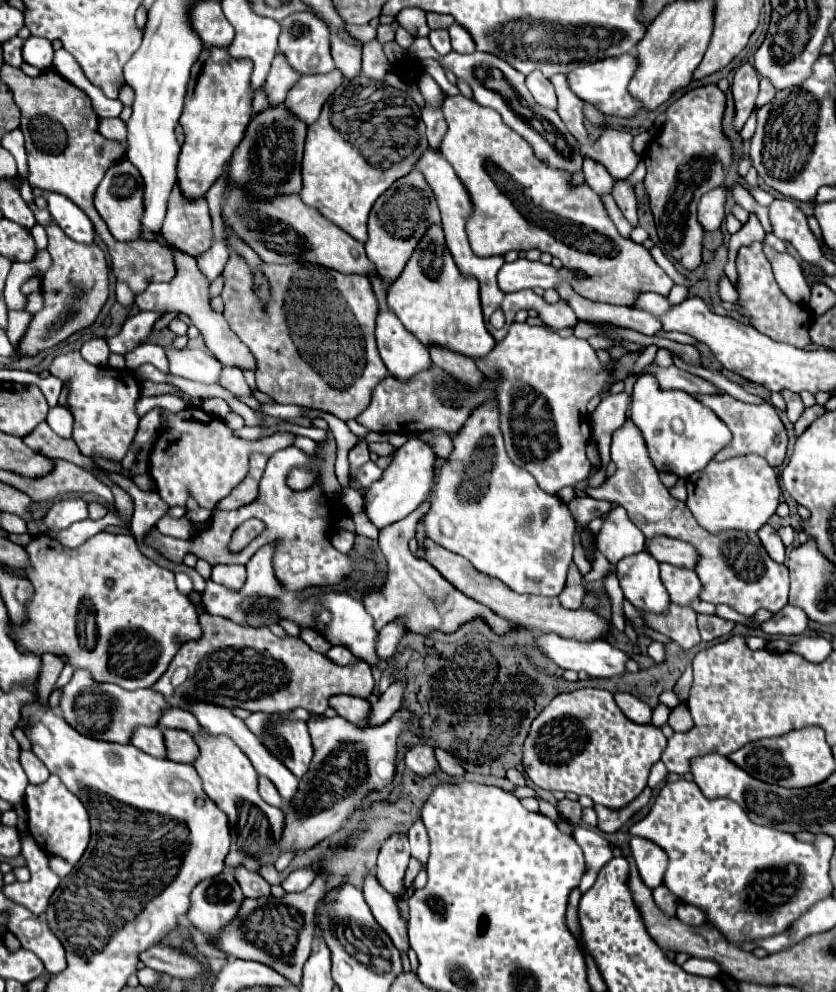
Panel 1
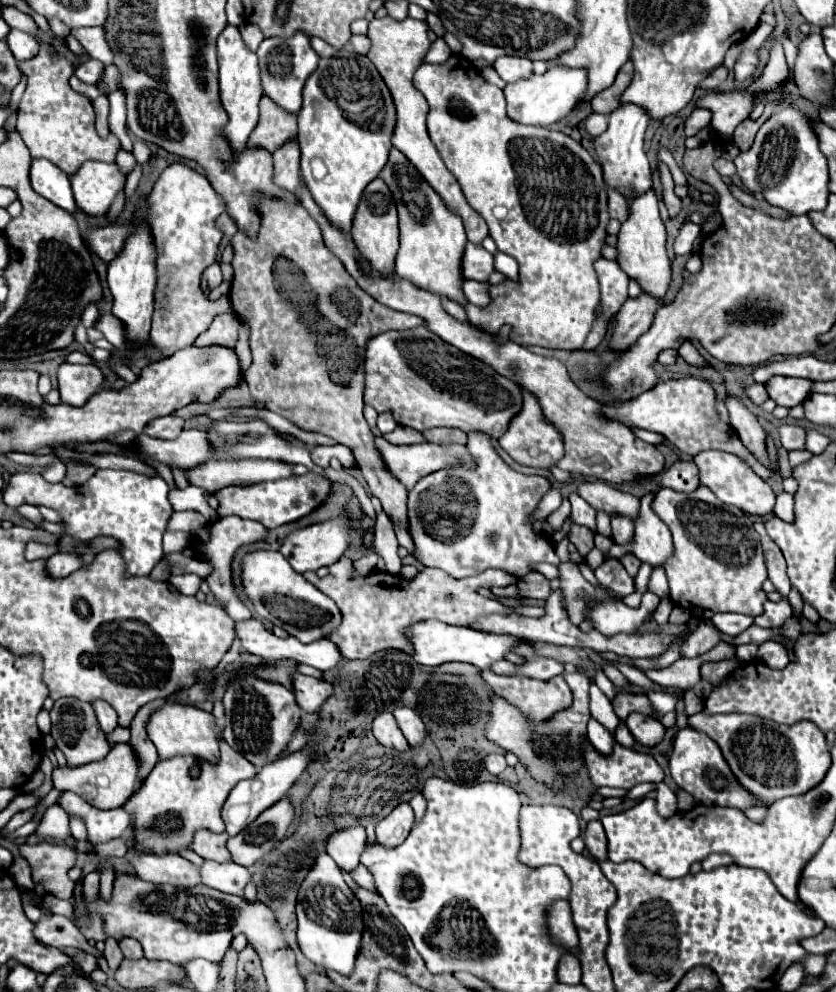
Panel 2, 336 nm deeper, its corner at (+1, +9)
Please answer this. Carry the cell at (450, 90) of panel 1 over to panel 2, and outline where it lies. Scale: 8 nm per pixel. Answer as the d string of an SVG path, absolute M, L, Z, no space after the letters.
M551 67L543 75L533 75L531 79L505 85L507 115L523 125L551 125L567 117L583 99L587 97L587 69L585 67Z

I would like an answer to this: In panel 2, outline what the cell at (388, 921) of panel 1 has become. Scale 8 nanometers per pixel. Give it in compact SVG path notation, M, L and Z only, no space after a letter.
M361 825L351 827L351 829L343 829L339 833L335 833L329 839L327 845L327 853L335 859L335 863L343 869L343 871L353 871L361 861L361 853L367 845L367 833Z

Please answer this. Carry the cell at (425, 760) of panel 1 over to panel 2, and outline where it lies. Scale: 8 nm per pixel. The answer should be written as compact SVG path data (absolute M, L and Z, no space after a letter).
M383 713L383 715L375 717L373 735L377 737L377 741L381 745L385 745L389 749L395 749L395 751L407 751L409 749L409 743L405 739L405 735L399 731L399 725L391 713Z

